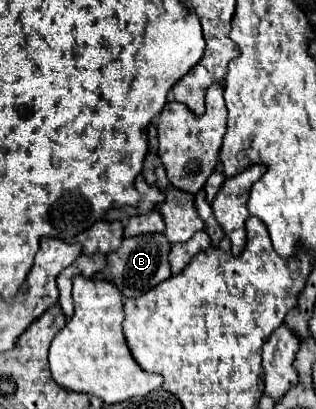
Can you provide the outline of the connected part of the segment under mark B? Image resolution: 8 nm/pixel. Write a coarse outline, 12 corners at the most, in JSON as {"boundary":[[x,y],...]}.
{"boundary":[[164,233],[124,239],[96,279],[126,299],[166,281],[172,243]]}

